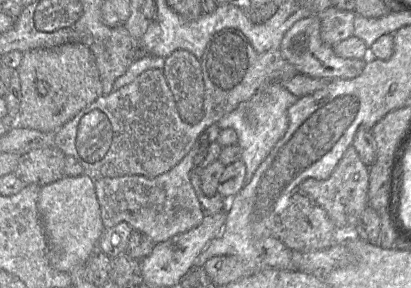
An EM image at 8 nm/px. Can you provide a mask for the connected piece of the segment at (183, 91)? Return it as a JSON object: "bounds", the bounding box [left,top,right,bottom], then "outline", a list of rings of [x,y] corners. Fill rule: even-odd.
{"bounds":[163,50,205,124],"outline":[[[177,50],[166,58],[163,72],[182,119],[189,124],[199,122],[205,98],[201,61],[187,50]]]}

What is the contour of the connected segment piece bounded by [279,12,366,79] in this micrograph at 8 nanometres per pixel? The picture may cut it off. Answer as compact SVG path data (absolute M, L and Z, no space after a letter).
M313 12L303 13L285 33L279 47L283 57L294 65L299 73L319 79L351 79L359 76L365 59L348 59L338 56L333 47L322 41L320 24Z

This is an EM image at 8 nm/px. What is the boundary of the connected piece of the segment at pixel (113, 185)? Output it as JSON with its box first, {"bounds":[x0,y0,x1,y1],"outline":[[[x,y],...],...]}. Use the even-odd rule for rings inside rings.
{"bounds":[95,123,221,243],"outline":[[[217,123],[208,127],[199,135],[184,158],[159,176],[148,178],[141,175],[127,175],[96,180],[95,189],[104,229],[126,222],[133,230],[147,235],[153,243],[159,243],[199,225],[204,215],[190,182],[190,172],[195,156],[202,153],[211,143],[217,142],[221,131]]]}

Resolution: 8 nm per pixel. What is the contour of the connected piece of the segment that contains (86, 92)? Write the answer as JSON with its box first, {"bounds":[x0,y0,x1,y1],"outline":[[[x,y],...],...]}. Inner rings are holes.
{"bounds":[14,43,103,132],"outline":[[[66,43],[23,53],[18,68],[21,105],[14,125],[41,132],[56,132],[103,94],[95,56],[88,46]]]}

